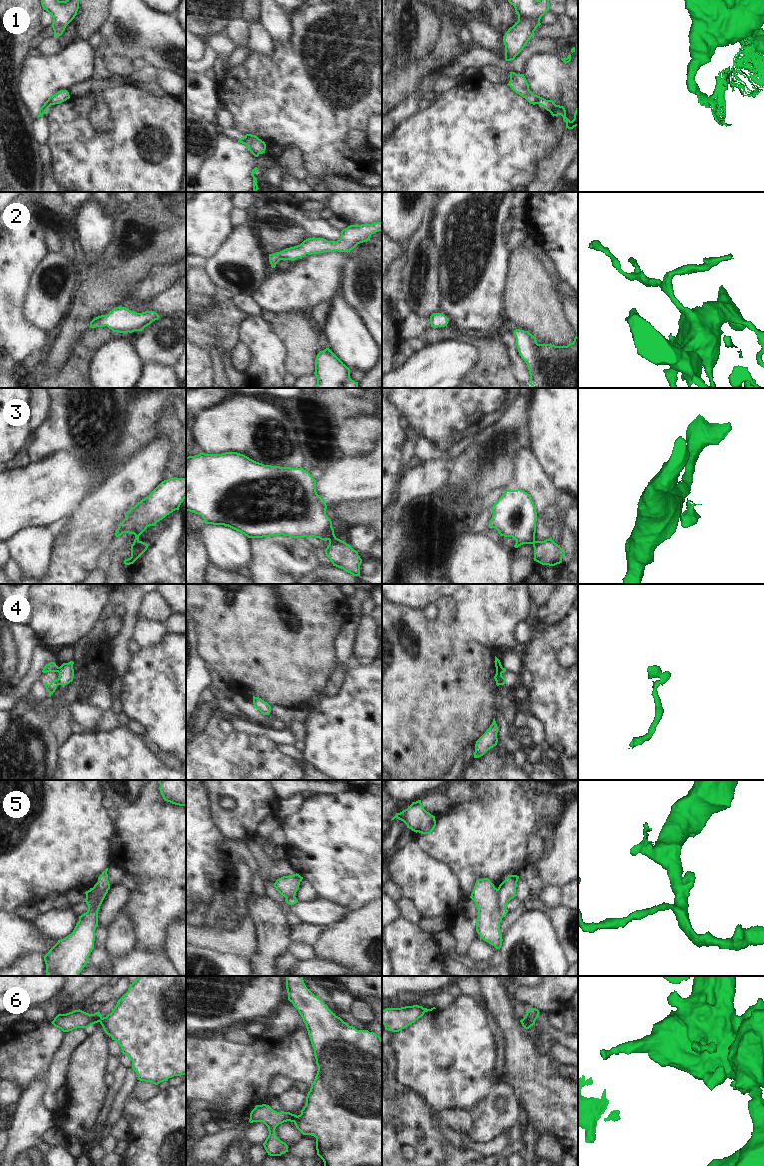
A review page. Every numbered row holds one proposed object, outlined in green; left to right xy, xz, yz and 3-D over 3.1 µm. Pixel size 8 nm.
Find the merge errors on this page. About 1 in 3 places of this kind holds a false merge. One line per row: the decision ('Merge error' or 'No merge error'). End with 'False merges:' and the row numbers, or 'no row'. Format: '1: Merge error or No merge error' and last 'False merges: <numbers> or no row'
1: Merge error
2: No merge error
3: Merge error
4: Merge error
5: Merge error
6: Merge error
False merges: 1, 3, 4, 5, 6.

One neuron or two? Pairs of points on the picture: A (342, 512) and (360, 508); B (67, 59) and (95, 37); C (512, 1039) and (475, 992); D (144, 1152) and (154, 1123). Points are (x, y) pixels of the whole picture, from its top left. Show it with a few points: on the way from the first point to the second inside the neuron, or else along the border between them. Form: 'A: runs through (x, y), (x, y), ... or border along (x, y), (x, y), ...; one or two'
A: runs through (346, 512), (356, 512); one
B: border along (86, 41), (94, 49); two
C: border along (479, 986), (484, 998); two
D: runs through (151, 1145), (154, 1142), (154, 1130); one

